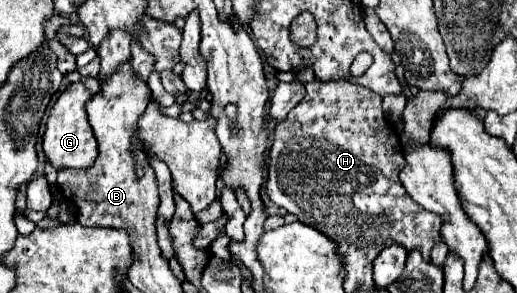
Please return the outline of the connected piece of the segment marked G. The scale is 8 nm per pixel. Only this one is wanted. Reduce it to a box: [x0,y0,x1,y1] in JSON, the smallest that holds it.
[42,77,100,169]

